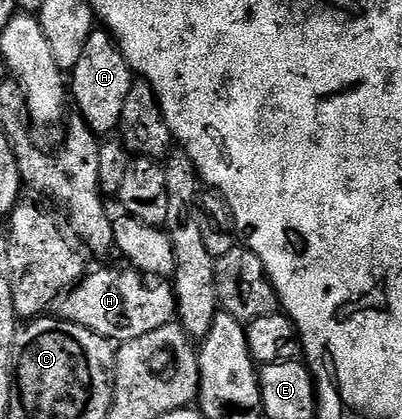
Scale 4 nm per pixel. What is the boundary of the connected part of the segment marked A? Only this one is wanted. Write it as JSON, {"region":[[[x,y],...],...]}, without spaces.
{"region":[[[94,30],[83,46],[83,55],[71,69],[71,100],[77,103],[80,119],[86,126],[105,138],[116,133],[123,118],[123,101],[127,99],[127,90],[131,90],[135,73],[123,58],[121,47],[105,30]]]}

